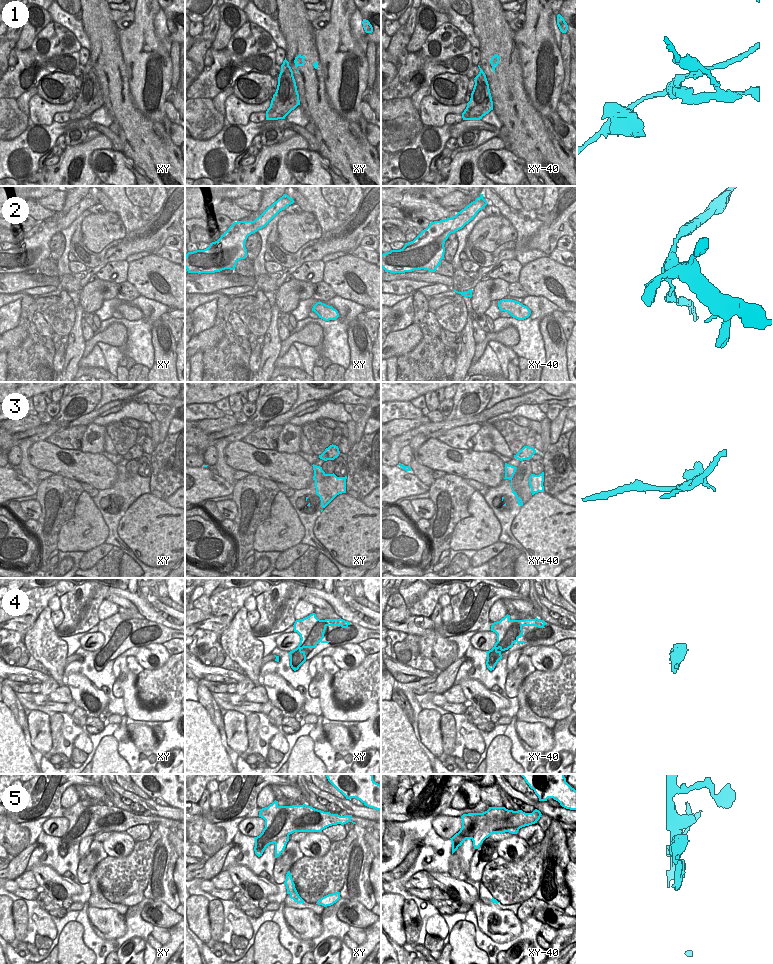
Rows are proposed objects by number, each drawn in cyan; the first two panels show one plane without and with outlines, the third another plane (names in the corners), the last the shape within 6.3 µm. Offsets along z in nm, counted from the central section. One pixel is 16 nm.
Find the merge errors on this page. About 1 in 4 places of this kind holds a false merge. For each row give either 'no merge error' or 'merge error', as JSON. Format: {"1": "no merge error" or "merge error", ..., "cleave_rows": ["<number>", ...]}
{"1": "merge error", "2": "merge error", "3": "no merge error", "4": "no merge error", "5": "merge error", "cleave_rows": ["1", "2", "5"]}

